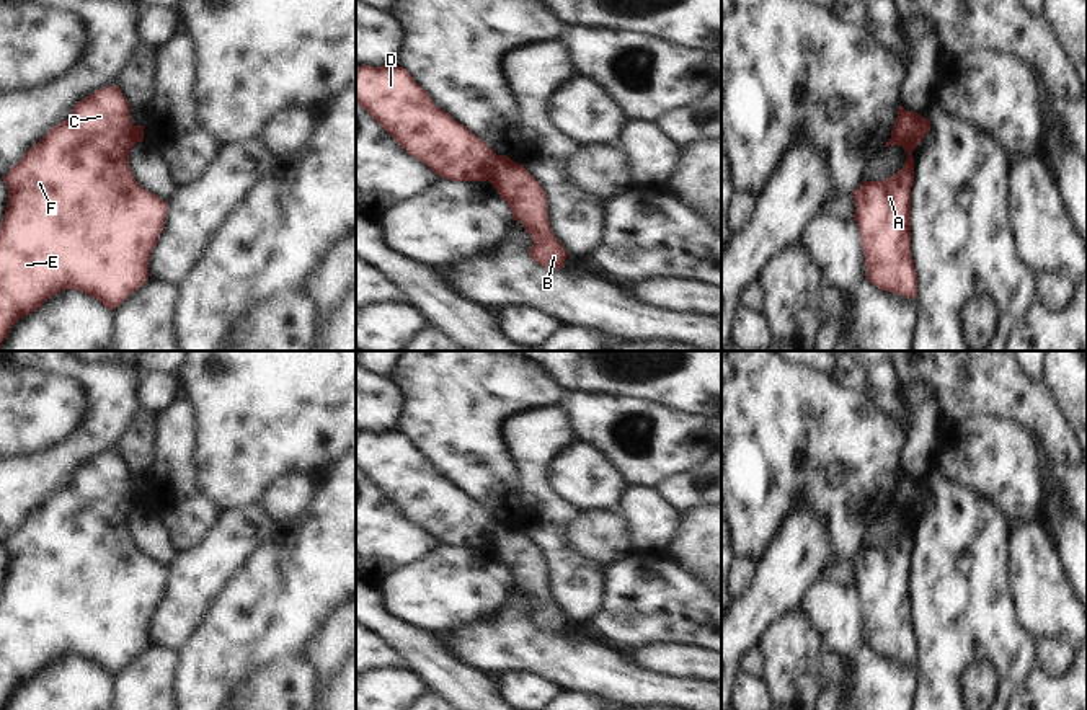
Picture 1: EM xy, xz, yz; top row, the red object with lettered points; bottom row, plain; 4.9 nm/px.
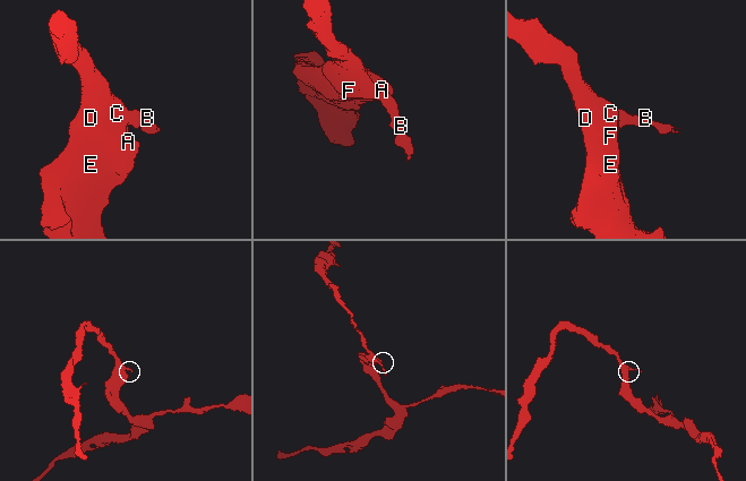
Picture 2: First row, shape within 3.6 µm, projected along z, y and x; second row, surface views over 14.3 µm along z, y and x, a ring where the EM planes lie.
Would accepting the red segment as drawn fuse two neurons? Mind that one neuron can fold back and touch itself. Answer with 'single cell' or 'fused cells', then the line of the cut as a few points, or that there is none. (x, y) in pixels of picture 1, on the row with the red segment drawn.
fused cells; cut xz (498, 157), (487, 178)

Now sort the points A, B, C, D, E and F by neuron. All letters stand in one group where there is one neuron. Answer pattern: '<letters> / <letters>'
A C D E F / B

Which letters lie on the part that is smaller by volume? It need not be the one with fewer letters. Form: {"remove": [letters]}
{"remove": ["B"]}

